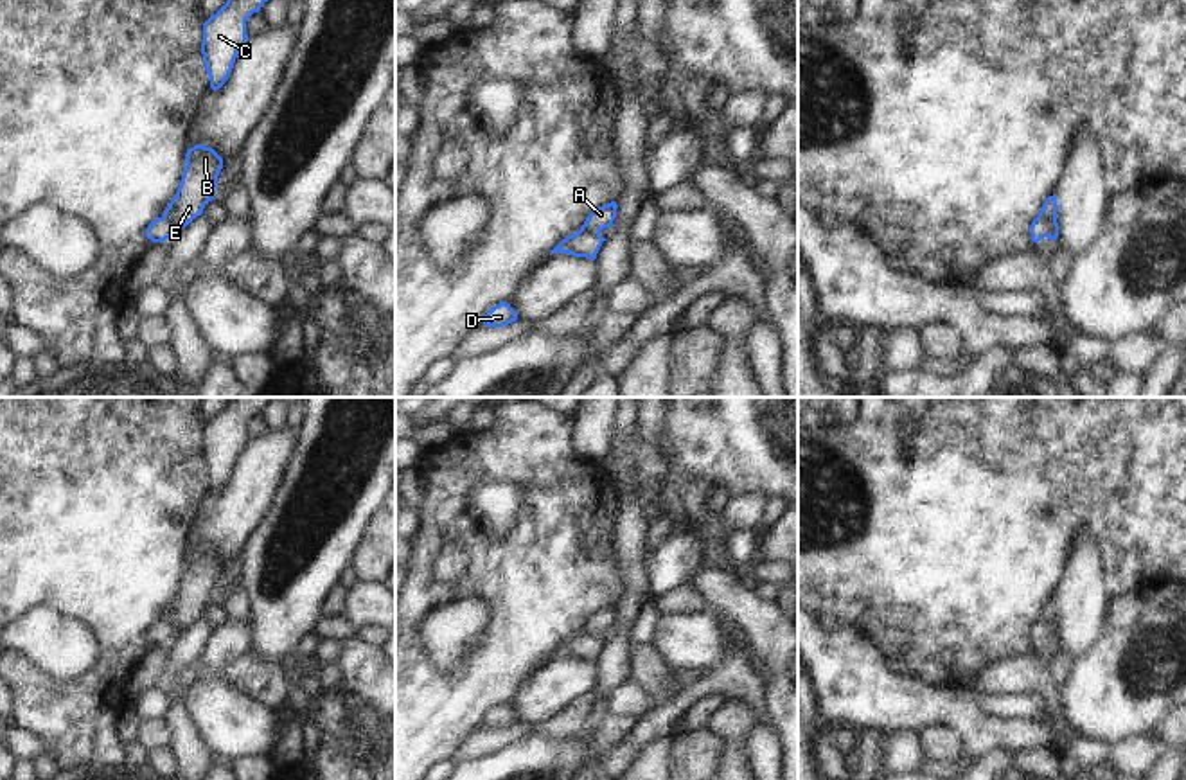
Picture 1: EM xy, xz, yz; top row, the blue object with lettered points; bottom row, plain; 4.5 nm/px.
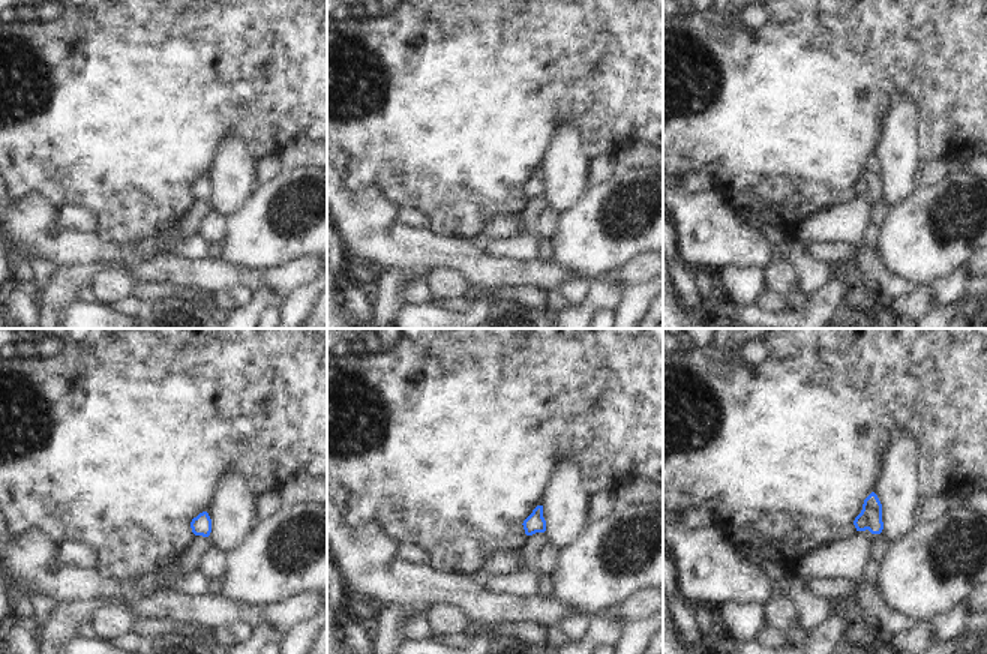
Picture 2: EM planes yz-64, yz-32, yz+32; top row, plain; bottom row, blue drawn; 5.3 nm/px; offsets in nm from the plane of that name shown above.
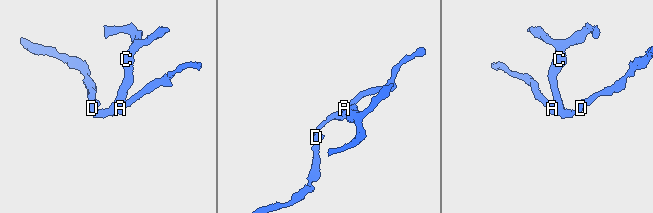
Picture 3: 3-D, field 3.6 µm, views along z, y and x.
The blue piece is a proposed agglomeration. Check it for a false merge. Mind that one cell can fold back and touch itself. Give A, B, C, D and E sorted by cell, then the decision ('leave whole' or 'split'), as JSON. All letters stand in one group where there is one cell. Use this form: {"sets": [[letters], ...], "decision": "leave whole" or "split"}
{"sets": [["A", "D"], ["B", "C", "E"]], "decision": "split"}

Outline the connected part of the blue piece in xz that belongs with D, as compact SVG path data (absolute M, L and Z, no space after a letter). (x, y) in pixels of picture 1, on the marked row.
M500 302L498 306L491 307L487 315L483 315L483 325L489 327L503 327L516 320L518 315L507 302Z

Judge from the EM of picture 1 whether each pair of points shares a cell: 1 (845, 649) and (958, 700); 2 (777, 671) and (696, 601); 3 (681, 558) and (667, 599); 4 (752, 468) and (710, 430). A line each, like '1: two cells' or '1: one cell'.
1: one cell
2: two cells
3: two cells
4: one cell

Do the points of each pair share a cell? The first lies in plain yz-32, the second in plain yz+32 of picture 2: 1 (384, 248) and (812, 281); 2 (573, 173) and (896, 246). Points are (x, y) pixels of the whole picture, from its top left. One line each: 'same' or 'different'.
1: same
2: different

